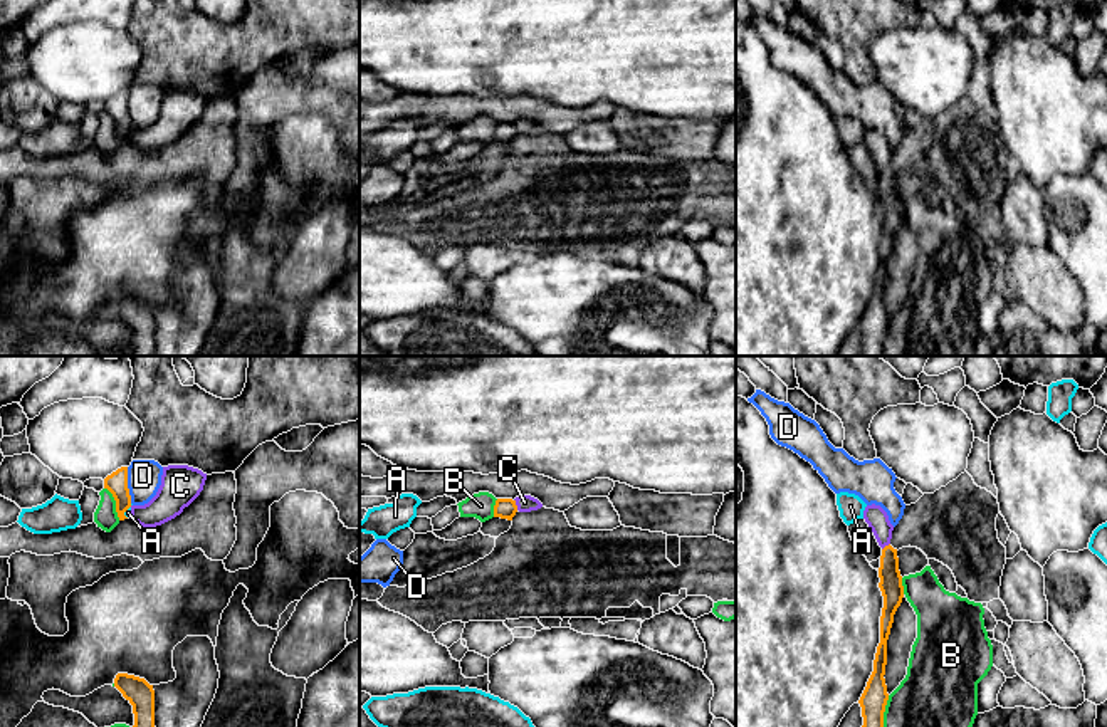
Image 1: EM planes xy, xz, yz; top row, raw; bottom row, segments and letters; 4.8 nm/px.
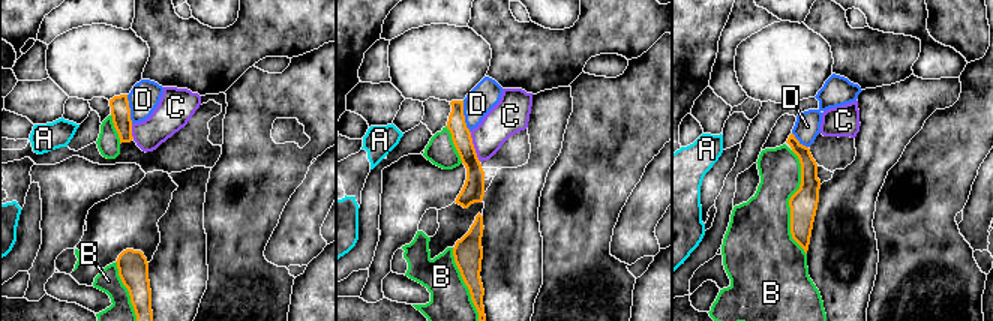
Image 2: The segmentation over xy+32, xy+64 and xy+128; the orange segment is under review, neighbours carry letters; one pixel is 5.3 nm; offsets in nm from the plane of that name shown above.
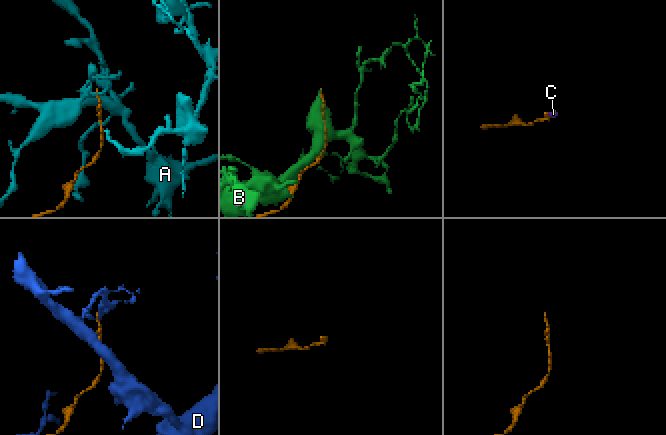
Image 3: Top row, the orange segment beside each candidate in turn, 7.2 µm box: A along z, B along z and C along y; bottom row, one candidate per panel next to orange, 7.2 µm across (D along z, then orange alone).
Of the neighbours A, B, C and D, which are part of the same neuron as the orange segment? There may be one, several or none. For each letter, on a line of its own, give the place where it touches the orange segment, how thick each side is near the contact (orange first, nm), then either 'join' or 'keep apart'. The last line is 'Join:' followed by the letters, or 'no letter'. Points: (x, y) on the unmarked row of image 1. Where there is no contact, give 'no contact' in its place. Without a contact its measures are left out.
A: meets orange in xy at (126, 133); 100 nm thick on the orange side, 30 nm on the other; keep apart
B: meets orange in xy at (116, 128); 100 nm thick on the orange side, 110 nm on the other; keep apart
C: meets orange in xz at (514, 128); 100 nm thick on the orange side, 80 nm on the other; join
D: meets orange in xy at (126, 109); 100 nm thick on the orange side, 160 nm on the other; keep apart
Join: C

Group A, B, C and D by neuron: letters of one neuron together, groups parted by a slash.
A / B / C / D

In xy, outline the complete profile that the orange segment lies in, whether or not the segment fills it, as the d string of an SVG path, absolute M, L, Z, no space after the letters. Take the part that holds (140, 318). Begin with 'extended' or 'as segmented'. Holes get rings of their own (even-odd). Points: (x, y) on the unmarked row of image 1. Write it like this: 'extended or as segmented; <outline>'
as segmented; M118 297L114 311L133 329L133 356L156 356L155 351L155 314L144 302Z

